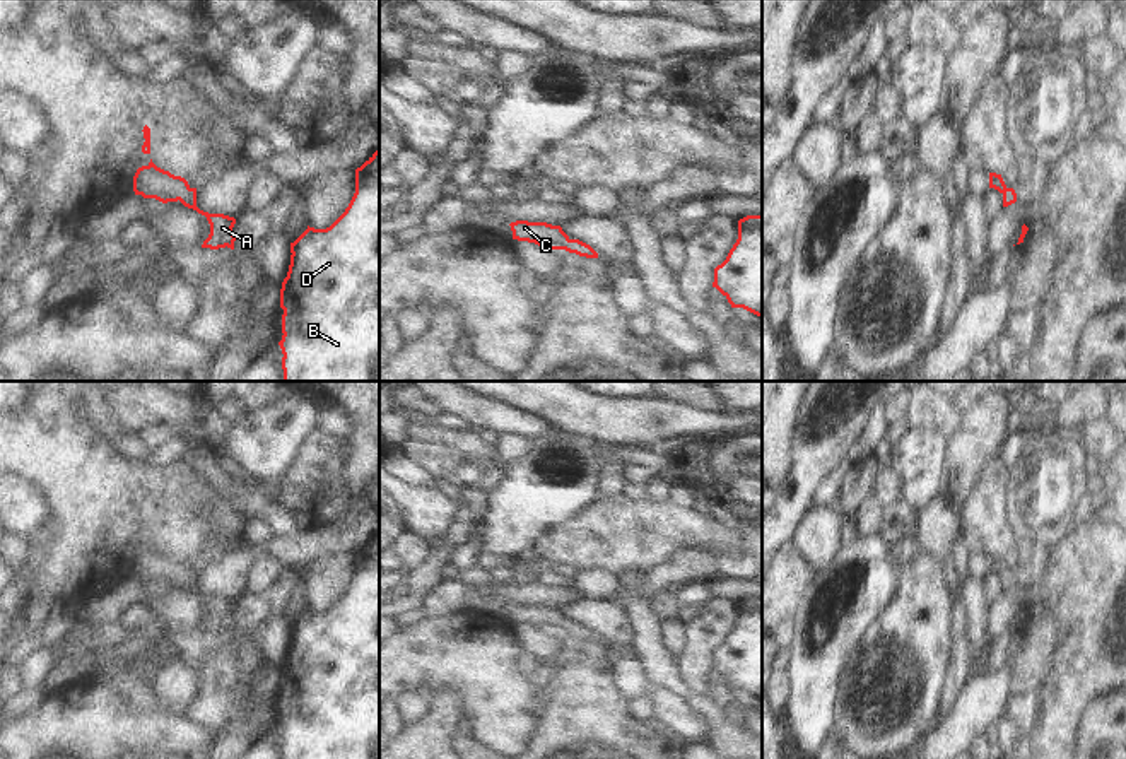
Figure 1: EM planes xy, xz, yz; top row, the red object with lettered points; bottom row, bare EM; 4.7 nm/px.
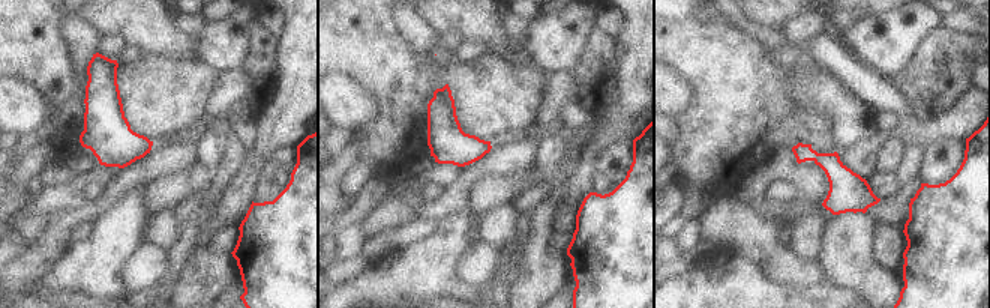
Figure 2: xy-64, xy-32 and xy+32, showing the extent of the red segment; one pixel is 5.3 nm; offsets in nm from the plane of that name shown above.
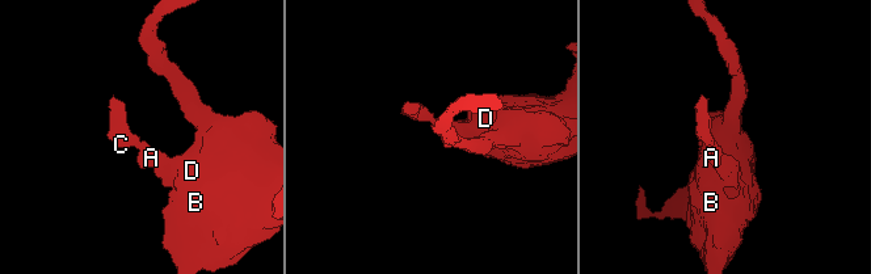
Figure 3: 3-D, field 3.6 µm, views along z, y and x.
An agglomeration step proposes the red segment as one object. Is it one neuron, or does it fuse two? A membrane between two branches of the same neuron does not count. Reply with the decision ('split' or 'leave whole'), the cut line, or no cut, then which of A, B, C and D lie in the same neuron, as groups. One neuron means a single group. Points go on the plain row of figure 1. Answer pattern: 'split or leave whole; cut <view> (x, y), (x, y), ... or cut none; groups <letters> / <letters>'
leave whole; cut none; groups A B C D

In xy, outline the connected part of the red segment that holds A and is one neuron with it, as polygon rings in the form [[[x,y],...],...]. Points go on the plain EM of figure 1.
[[[152,542],[147,549],[137,552],[133,559],[133,574],[135,578],[155,581],[162,586],[179,583],[185,590],[205,598],[210,607],[210,617],[203,624],[202,631],[219,632],[227,629],[234,632],[236,619],[232,610],[236,602],[224,597],[208,597],[200,593],[196,590],[196,571],[191,571],[185,561],[157,550]]]

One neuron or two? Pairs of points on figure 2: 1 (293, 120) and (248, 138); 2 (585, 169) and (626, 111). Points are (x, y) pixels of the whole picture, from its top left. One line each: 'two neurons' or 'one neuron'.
1: two neurons
2: one neuron

